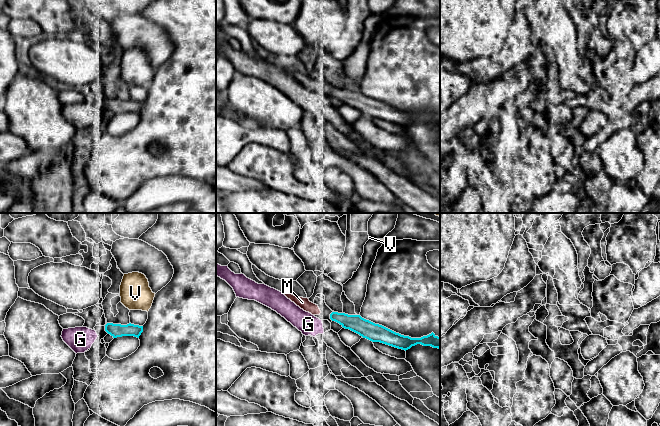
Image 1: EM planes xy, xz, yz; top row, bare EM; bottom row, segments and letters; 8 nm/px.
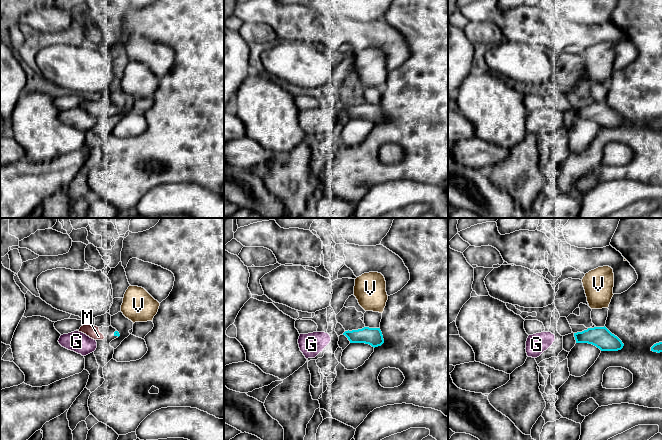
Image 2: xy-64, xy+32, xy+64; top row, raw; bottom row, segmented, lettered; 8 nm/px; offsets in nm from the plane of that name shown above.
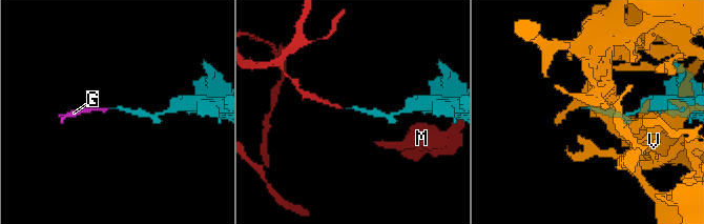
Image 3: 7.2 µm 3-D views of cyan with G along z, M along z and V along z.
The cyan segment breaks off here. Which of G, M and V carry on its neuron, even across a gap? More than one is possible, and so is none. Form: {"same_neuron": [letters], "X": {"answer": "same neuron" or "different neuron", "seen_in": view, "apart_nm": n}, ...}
{"same_neuron": ["M"], "G": {"answer": "different neuron", "seen_in": "xz", "apart_nm": 70}, "M": {"answer": "same neuron", "seen_in": "xz", "apart_nm": 80}, "V": {"answer": "different neuron", "seen_in": "xy", "apart_nm": 110}}

